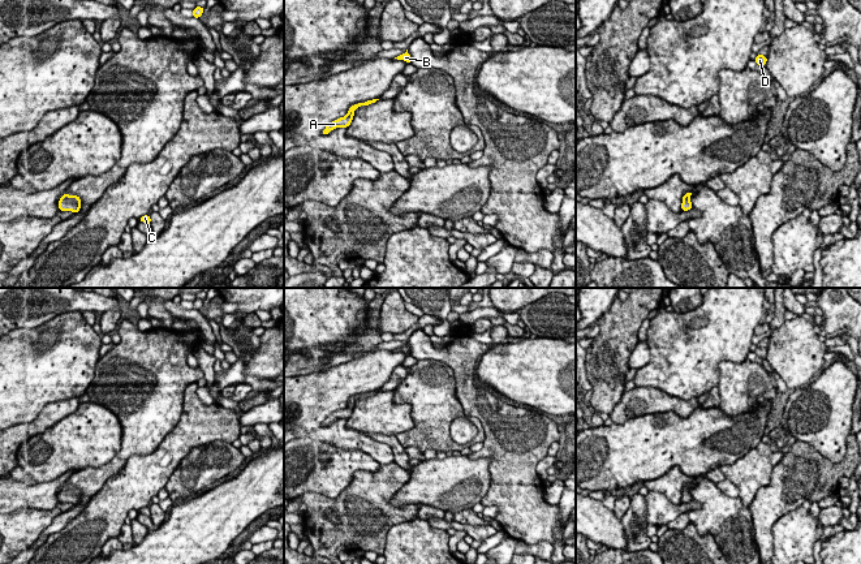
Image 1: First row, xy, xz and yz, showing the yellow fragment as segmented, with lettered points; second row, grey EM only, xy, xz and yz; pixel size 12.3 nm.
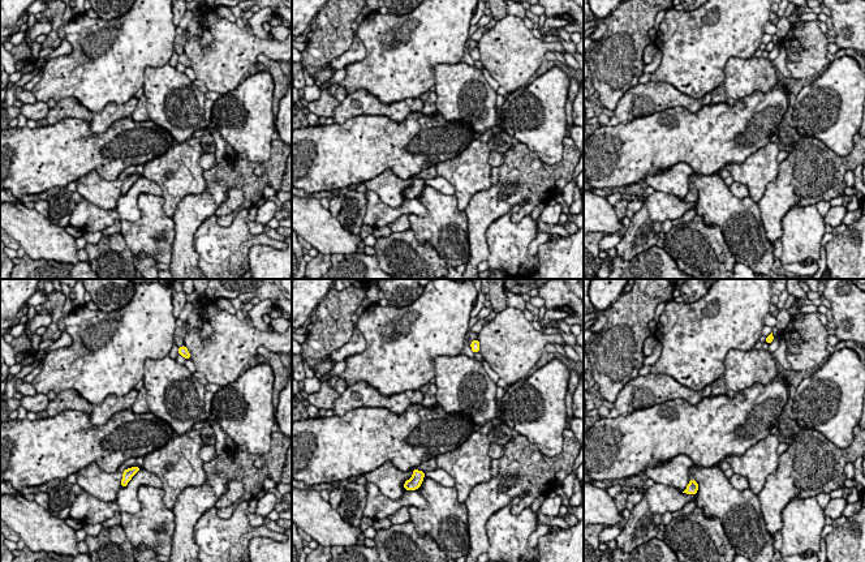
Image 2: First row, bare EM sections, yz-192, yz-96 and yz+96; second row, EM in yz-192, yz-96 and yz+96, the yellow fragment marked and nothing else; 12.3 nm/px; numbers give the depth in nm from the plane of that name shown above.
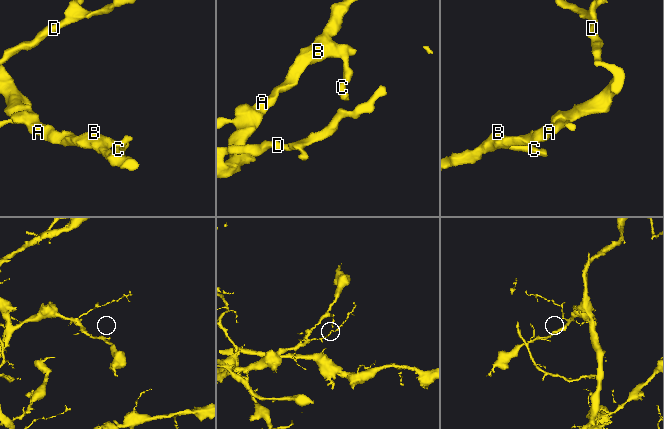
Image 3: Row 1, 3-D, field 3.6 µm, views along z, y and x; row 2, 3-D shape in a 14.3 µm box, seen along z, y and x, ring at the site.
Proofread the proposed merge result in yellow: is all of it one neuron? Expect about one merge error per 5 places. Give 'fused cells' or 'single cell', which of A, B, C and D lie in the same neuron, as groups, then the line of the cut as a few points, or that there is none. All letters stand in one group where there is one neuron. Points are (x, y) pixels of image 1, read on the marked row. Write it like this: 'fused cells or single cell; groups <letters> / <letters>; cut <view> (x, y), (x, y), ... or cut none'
single cell; groups A B C D; cut none

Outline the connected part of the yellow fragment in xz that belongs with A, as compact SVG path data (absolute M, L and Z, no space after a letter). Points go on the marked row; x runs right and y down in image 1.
M373 99L373 100L366 100L365 103L357 103L357 104L353 104L346 116L345 117L340 117L335 121L332 121L331 124L328 124L326 126L326 129L322 132L322 135L327 135L331 130L336 129L336 128L348 128L350 124L352 124L352 120L353 120L353 116L354 116L354 111L358 108L358 107L362 107L362 106L370 106L373 103L375 103L376 100L379 99Z

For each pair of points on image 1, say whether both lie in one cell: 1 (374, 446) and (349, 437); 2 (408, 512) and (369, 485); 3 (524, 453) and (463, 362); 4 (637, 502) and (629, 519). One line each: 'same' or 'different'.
1: same
2: same
3: same
4: same

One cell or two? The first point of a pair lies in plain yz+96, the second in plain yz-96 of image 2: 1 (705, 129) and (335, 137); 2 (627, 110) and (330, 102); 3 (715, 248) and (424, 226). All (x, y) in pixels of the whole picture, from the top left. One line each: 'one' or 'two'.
1: one
2: two
3: two

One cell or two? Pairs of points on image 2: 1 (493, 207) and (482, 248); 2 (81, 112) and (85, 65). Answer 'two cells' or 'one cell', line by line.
1: one cell
2: two cells

